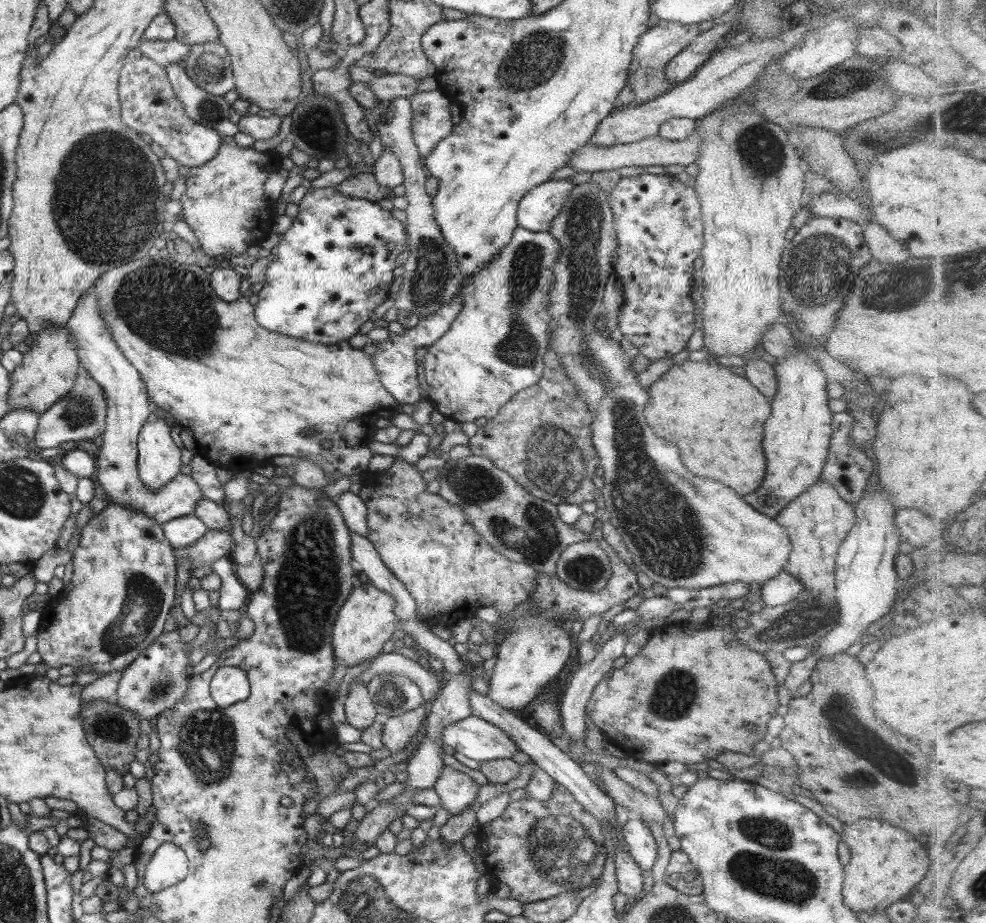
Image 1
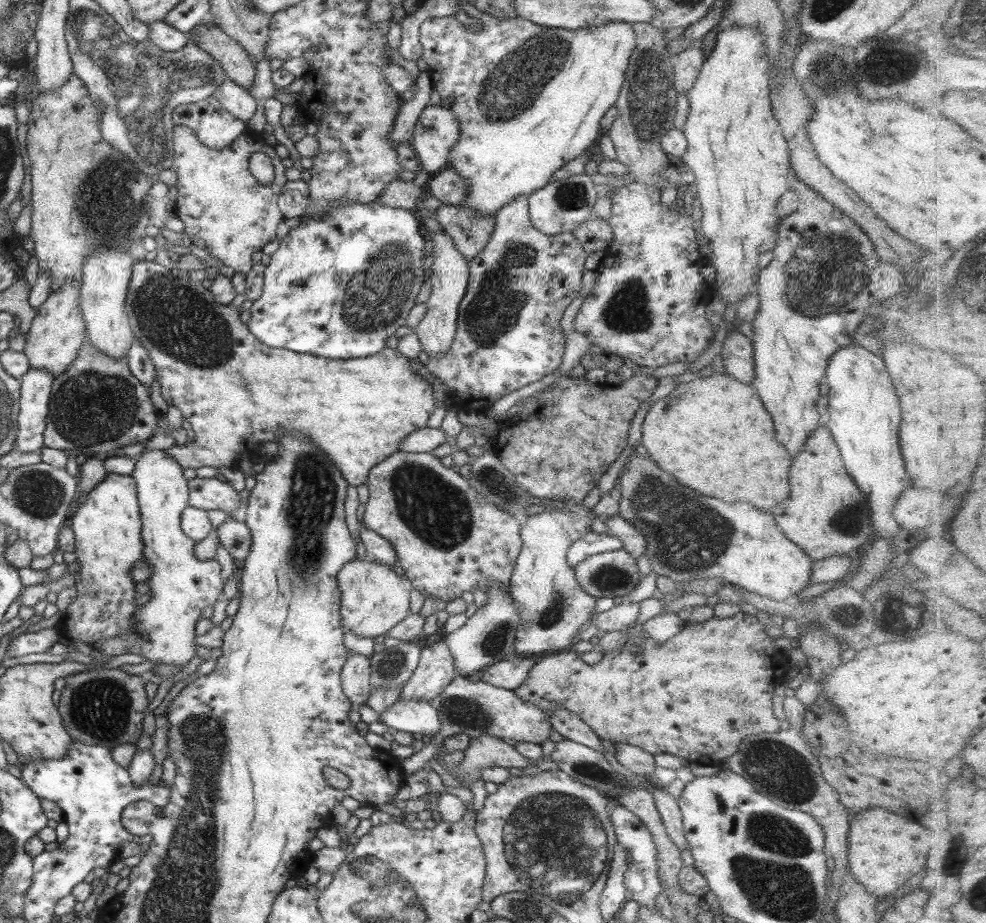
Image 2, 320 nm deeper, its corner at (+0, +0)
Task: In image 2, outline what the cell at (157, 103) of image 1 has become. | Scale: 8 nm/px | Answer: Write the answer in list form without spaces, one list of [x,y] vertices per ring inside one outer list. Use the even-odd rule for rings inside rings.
[[[211,95],[191,104],[176,106],[170,117],[173,125],[191,129],[204,147],[213,150],[229,146],[245,132],[245,125],[249,123],[229,114]]]

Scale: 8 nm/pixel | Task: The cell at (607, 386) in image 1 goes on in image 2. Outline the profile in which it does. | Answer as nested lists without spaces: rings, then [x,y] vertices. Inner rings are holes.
[[[637,453],[634,456],[629,463],[625,461],[619,473],[621,481],[617,514],[643,534],[647,542],[643,555],[649,559],[651,572],[667,576],[676,584],[682,580],[722,578],[729,585],[776,601],[792,600],[795,594],[809,586],[813,560],[781,534],[769,514],[759,512],[745,502],[731,506],[717,498],[699,496],[663,474],[663,470],[655,468],[649,458],[643,460]]]

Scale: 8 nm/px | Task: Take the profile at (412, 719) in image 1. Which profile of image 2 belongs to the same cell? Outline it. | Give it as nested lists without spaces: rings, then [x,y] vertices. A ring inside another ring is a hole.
[[[440,640],[420,650],[417,667],[402,686],[399,700],[423,700],[429,703],[457,675],[452,654],[444,640]]]

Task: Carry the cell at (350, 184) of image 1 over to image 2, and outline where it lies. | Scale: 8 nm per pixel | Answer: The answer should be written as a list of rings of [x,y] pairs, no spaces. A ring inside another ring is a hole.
[[[396,179],[385,186],[383,193],[379,195],[379,199],[375,203],[411,211],[415,209],[415,201],[428,194],[425,185],[419,187],[411,181],[403,182],[403,180]]]

